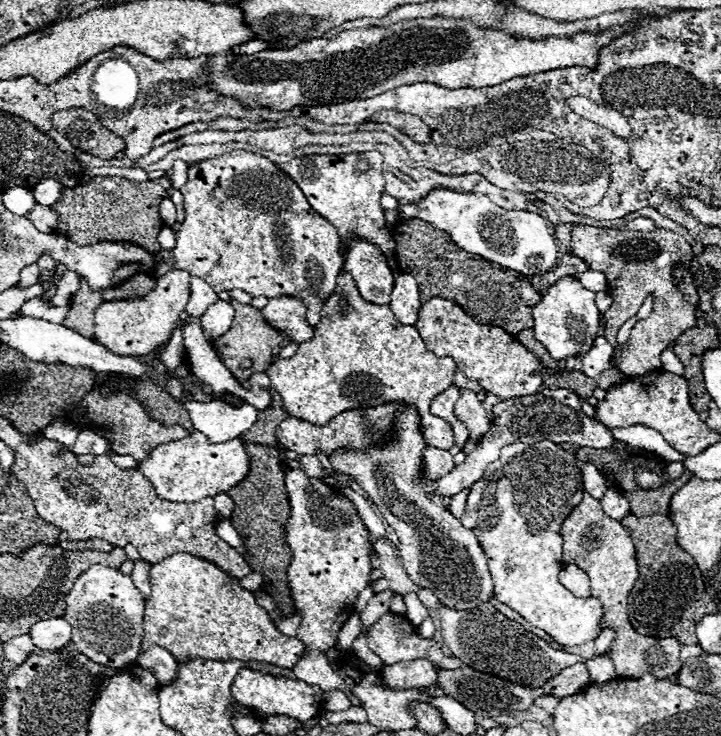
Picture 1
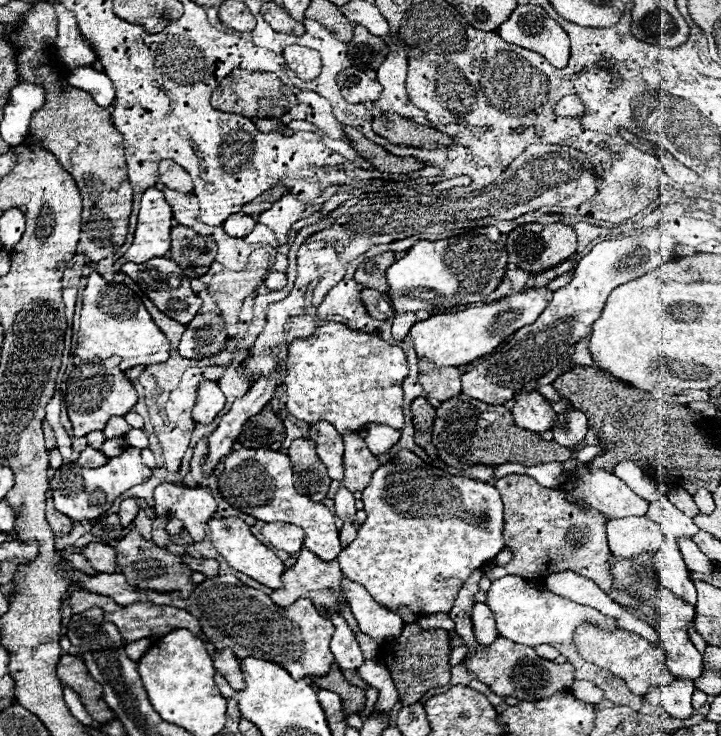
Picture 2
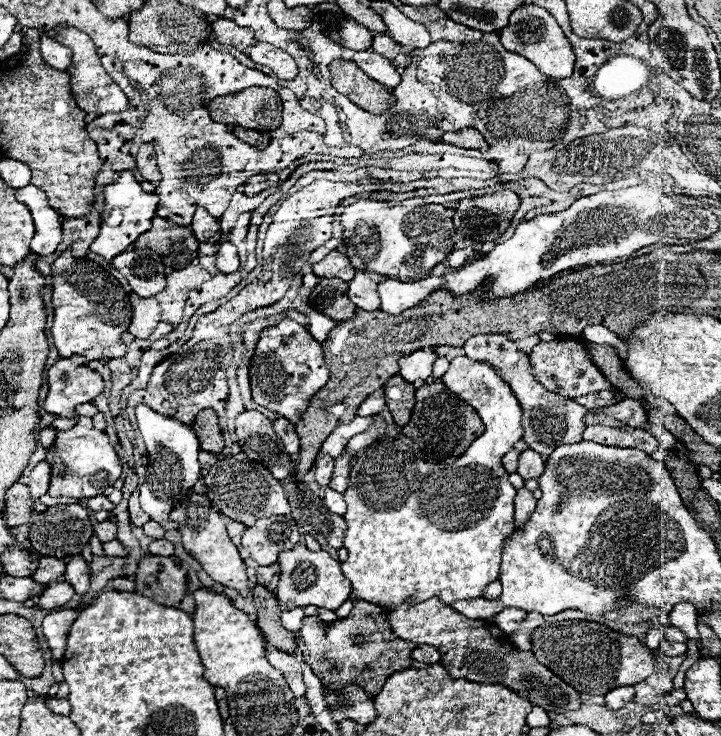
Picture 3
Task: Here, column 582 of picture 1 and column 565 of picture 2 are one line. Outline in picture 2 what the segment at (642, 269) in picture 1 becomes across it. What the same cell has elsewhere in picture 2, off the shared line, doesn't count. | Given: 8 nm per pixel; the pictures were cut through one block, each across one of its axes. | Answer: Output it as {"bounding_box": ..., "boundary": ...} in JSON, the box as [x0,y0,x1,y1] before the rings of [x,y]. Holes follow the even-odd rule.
{"bounding_box":[506,224,578,272],"boundary":[[[522,224],[516,230],[512,230],[506,238],[506,250],[508,250],[508,262],[518,266],[526,272],[546,272],[556,268],[560,262],[568,260],[572,254],[576,254],[578,238],[576,232],[566,224]]]}

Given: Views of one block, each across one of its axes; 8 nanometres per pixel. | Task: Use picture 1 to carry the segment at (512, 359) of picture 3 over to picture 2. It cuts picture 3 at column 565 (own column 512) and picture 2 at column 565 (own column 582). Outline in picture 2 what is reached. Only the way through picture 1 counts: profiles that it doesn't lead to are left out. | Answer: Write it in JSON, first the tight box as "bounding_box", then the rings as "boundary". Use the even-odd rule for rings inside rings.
{"bounding_box":[552,410,588,448],"boundary":[[[570,410],[570,412],[558,414],[556,424],[552,426],[552,432],[554,432],[554,442],[558,442],[560,446],[572,448],[584,440],[588,432],[588,420],[584,412]]]}

